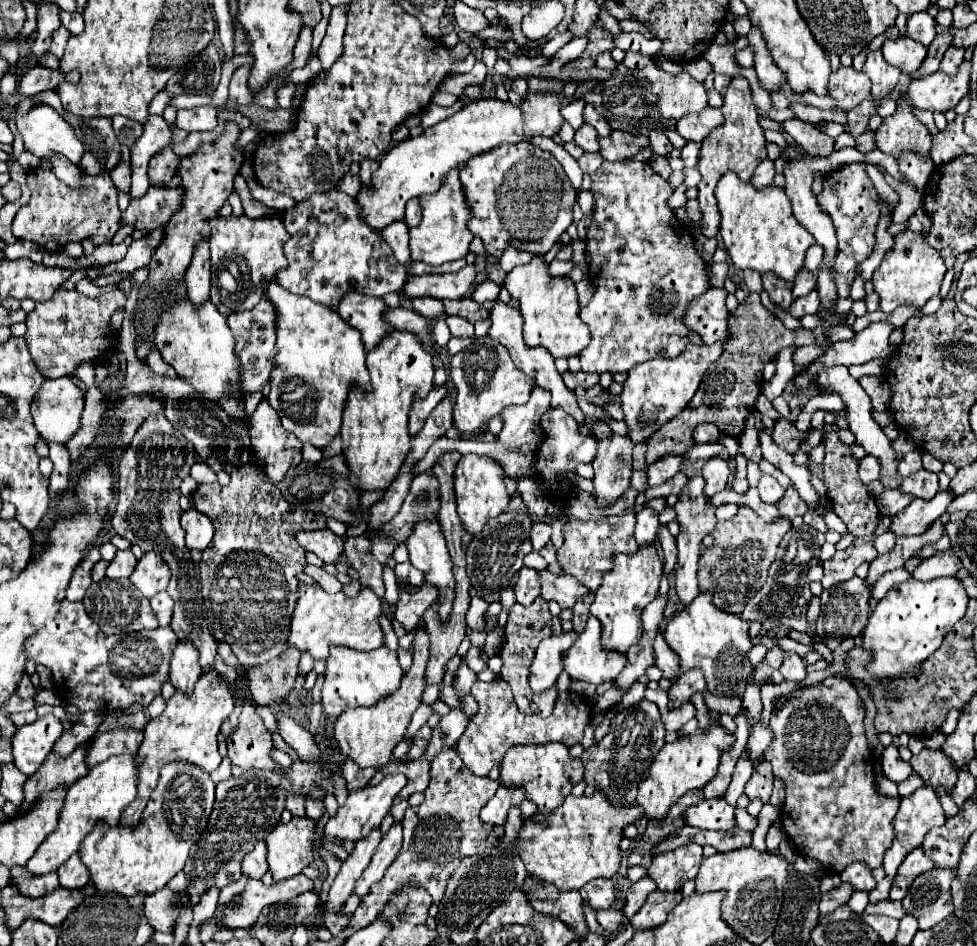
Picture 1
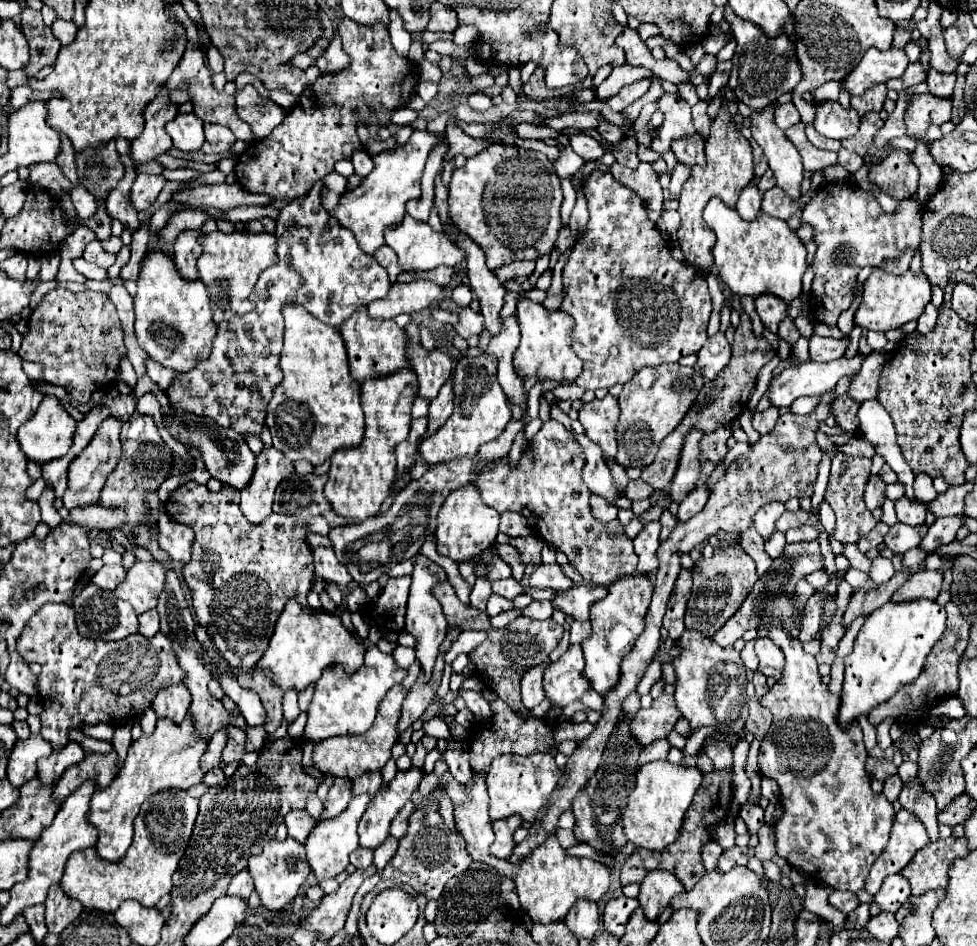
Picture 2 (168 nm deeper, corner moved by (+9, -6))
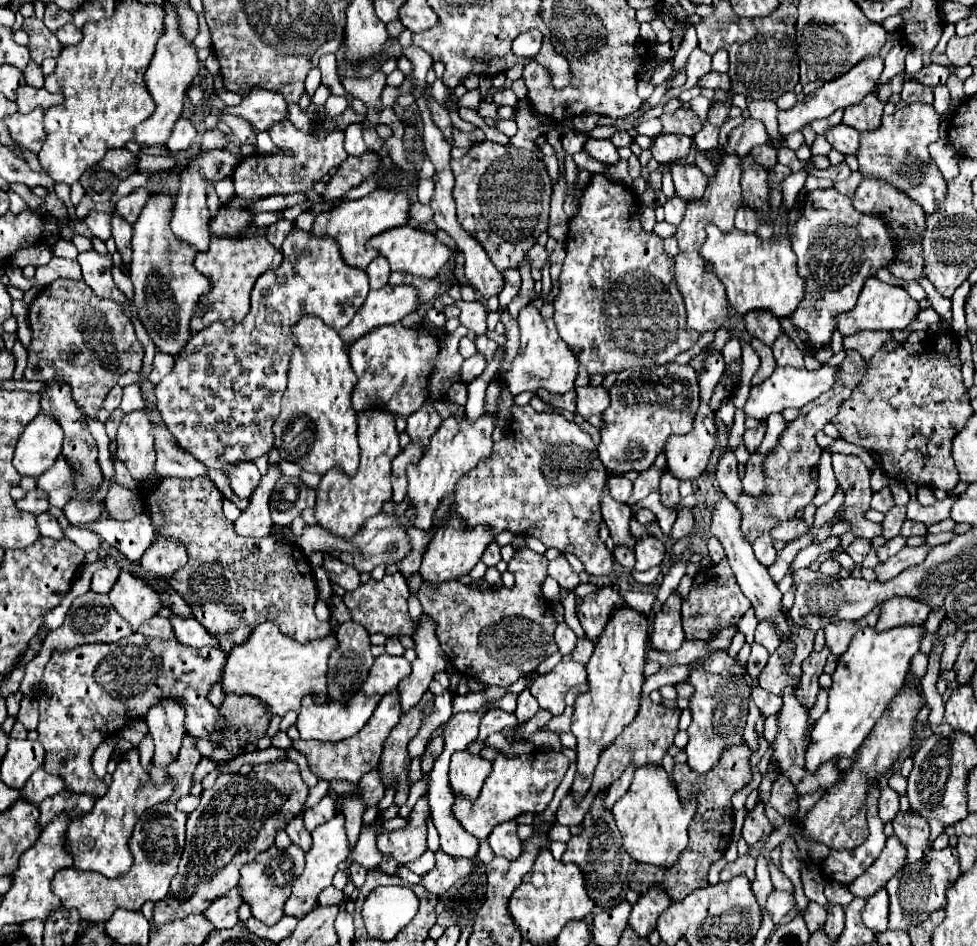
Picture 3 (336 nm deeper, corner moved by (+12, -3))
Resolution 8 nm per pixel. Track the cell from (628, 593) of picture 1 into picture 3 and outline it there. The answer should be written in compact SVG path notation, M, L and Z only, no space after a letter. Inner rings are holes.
M620 608L612 614L600 642L586 666L588 692L580 694L574 704L572 734L576 736L576 776L570 788L574 802L580 802L592 784L592 776L598 764L598 756L622 734L622 730L634 720L640 708L640 688L644 684L644 654L648 640L646 616L634 608Z

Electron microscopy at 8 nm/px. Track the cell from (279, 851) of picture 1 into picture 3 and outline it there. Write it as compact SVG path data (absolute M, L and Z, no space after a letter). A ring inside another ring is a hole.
M294 844L288 850L278 850L274 846L268 852L262 852L260 856L256 856L252 864L246 864L240 872L242 878L238 886L240 886L242 902L250 906L250 912L254 918L264 922L266 926L274 926L284 916L282 912L284 902L288 900L292 884L302 870L304 870L304 852L300 852L300 848L296 848Z

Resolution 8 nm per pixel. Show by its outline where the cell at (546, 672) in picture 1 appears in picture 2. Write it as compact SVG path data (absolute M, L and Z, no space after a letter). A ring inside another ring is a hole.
M549 661L531 667L523 677L521 677L521 699L527 709L533 709L545 699L545 689L543 689L543 673L547 669Z

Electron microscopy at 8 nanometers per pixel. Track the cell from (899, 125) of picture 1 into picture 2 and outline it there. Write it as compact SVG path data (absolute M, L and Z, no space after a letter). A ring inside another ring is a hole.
M891 149L883 161L871 165L869 181L877 183L885 193L897 201L907 199L917 191L919 169L911 161L911 153L903 149Z

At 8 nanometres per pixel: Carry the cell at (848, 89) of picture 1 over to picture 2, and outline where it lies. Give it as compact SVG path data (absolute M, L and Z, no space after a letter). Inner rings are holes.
M819 101L813 127L829 139L845 139L859 129L859 115L853 107L843 107L839 101Z

